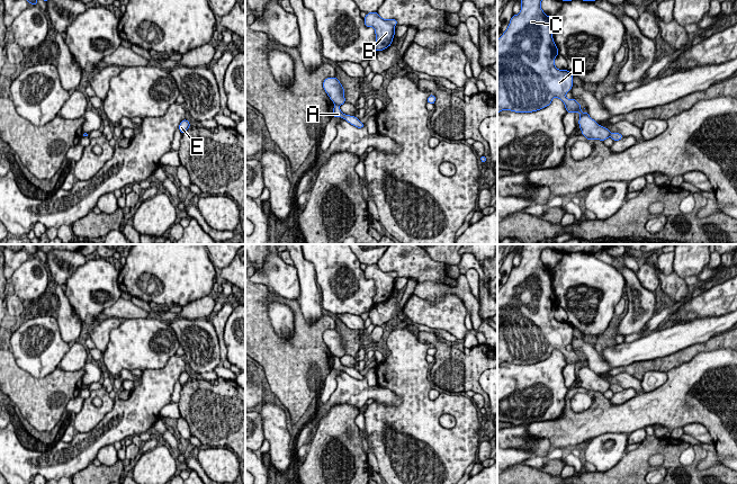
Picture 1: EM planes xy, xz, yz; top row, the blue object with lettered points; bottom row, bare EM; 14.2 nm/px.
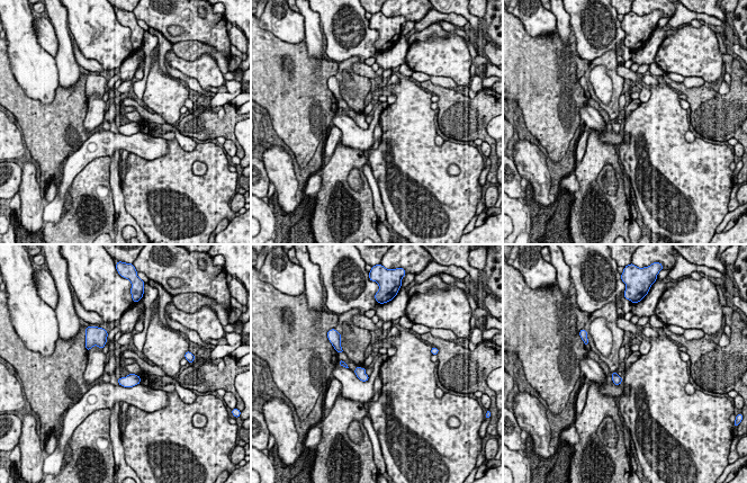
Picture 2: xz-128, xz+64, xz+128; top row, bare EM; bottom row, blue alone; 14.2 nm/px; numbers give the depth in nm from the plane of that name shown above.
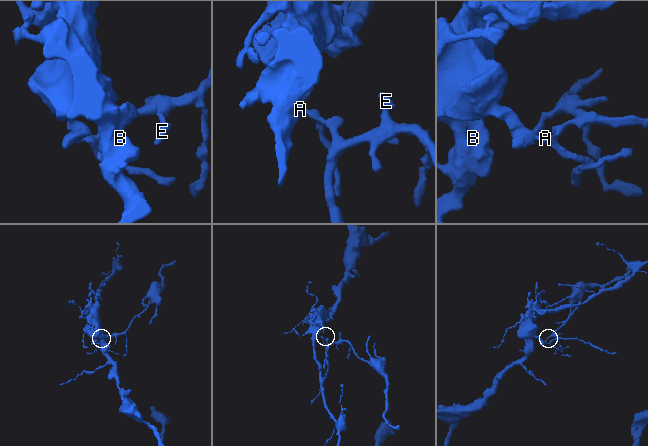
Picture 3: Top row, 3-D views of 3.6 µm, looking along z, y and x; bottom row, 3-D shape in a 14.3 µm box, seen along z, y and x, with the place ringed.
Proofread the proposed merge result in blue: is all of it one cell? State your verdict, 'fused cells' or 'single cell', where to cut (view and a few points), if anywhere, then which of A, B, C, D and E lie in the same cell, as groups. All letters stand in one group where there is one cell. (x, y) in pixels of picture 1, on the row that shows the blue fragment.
fused cells | xz (334, 104), (338, 106) | A E / B C D

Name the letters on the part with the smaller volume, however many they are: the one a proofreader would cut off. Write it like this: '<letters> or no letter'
A, E

